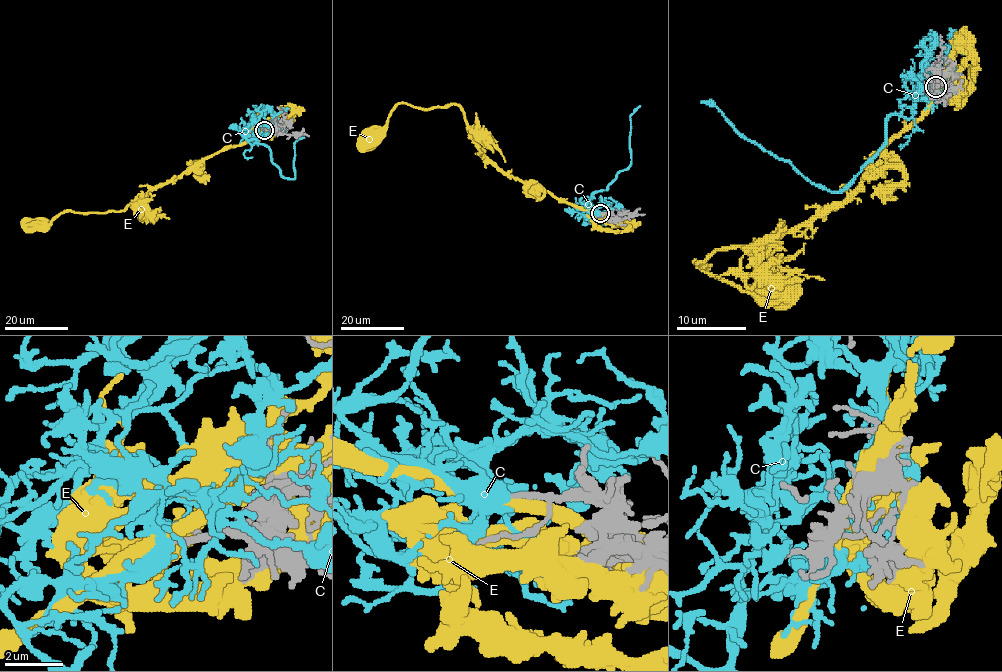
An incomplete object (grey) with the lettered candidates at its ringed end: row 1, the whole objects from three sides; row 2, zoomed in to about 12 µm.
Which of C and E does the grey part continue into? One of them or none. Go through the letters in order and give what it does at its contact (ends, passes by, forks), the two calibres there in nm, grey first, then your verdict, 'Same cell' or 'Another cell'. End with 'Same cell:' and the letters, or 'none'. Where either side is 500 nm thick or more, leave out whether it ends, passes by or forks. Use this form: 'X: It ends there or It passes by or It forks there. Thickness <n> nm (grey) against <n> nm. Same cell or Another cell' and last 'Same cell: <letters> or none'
C: It passes by. Thickness 200 nm (grey) against 320 nm. Same cell
E: It passes by. Thickness 240 nm (grey) against 440 nm. Another cell
Same cell: C

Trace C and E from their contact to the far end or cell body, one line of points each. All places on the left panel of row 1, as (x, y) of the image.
C: (264, 131), (246, 139), (251, 145), (266, 145), (271, 160), (285, 177), (295, 175), (294, 143), (304, 137)
E: (265, 131), (240, 144), (203, 158), (120, 211), (63, 211), (49, 224), (29, 225)

